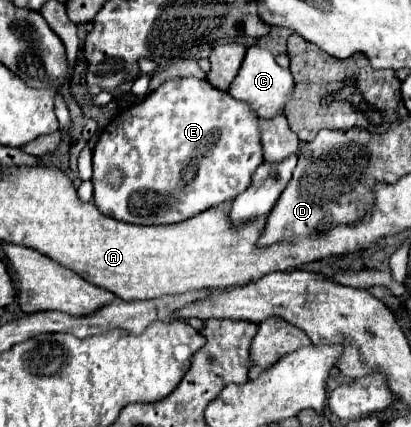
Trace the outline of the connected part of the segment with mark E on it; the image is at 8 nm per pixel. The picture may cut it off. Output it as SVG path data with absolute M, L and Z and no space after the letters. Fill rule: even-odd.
M173 78L173 80L167 80L165 84L161 84L157 90L153 90L151 94L147 94L145 100L137 102L137 104L131 104L129 108L125 108L123 112L119 112L101 132L97 144L95 144L95 150L93 150L93 188L95 188L95 196L93 196L93 202L95 206L111 216L111 218L117 218L121 222L129 222L129 224L143 224L143 226L151 226L151 224L177 224L177 222L185 222L213 206L219 206L223 202L231 202L233 198L237 198L241 192L245 192L251 184L251 176L253 172L257 170L257 166L263 164L263 150L261 150L261 128L259 128L259 116L253 112L253 108L249 104L245 104L243 100L237 100L233 96L229 96L229 92L225 90L219 90L219 88L213 88L207 78ZM113 168L119 168L125 178L121 182L121 186L113 188L109 184L105 184L105 172L113 170Z

